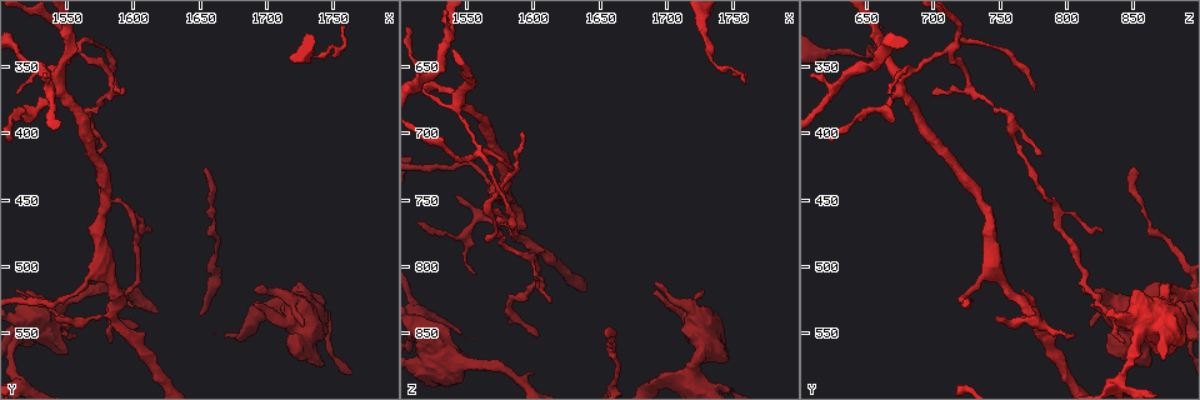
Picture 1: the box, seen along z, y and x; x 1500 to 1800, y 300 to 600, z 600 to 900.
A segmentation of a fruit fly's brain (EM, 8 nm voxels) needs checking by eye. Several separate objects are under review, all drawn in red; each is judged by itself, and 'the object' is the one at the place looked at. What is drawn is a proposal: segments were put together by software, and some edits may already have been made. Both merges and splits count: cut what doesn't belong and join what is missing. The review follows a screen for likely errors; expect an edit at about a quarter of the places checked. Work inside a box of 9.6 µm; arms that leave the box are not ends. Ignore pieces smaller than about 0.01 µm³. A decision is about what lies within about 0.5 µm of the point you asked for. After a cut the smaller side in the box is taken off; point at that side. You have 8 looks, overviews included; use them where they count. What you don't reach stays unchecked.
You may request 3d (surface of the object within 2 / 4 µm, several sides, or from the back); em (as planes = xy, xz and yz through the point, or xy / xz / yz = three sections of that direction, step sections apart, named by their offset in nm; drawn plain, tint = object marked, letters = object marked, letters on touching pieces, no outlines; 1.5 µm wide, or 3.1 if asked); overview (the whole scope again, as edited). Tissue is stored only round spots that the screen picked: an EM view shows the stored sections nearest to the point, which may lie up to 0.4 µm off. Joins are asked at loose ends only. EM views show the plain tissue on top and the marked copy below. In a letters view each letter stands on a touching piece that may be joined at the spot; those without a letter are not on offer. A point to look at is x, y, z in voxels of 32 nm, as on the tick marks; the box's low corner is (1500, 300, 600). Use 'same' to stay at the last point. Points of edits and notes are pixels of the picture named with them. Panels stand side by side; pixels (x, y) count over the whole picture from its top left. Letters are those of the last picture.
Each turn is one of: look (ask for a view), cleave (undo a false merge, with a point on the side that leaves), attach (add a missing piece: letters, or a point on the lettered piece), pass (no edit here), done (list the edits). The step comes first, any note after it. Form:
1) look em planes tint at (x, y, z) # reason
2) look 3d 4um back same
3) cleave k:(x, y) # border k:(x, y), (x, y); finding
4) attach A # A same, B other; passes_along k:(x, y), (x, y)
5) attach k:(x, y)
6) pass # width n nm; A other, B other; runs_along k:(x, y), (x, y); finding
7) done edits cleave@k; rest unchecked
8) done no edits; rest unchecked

look 3d 4um at (1744, 570, 862) # free end

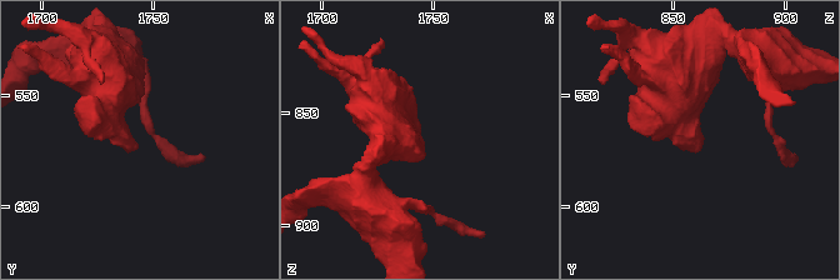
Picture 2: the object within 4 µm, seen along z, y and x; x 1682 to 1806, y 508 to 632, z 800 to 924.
look em planes letters at (1743, 573, 862)

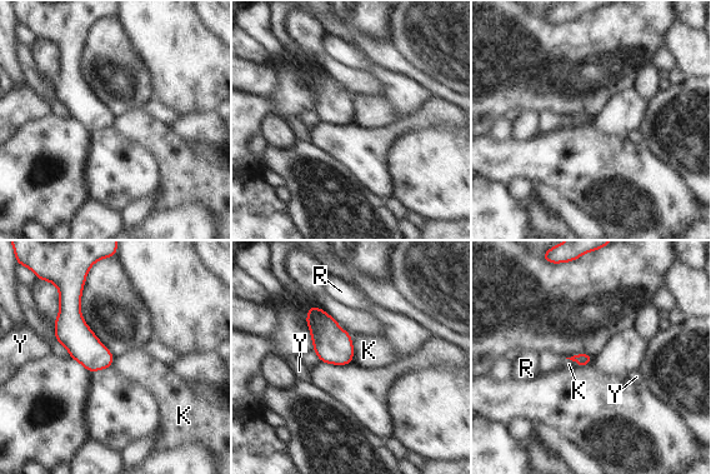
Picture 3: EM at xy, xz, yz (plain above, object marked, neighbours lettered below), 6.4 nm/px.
pass # K other, R other, Y other; border 3:(350, 335), (353, 362); no lettered piece goes on from it

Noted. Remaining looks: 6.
look em planes letters at (1656, 426, 852) # long arm stops here

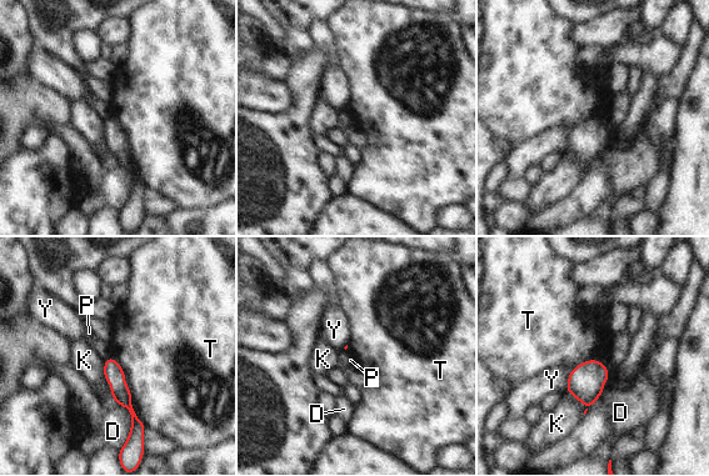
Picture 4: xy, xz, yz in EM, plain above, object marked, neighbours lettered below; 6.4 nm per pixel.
pass # D other, K other, P other, T other, Y other; runs_along 4:(109, 361), (119, 390), (139, 427); no lettered piece goes on from it

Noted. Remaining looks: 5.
look em xy step 8 tint at (1560, 340, 710) # four-way junction

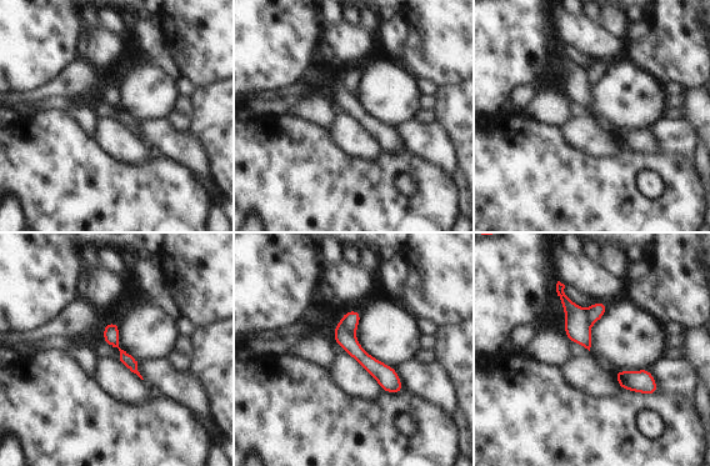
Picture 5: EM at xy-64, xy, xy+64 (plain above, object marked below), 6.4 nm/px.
look em yz step 8 tint same # cut it another way

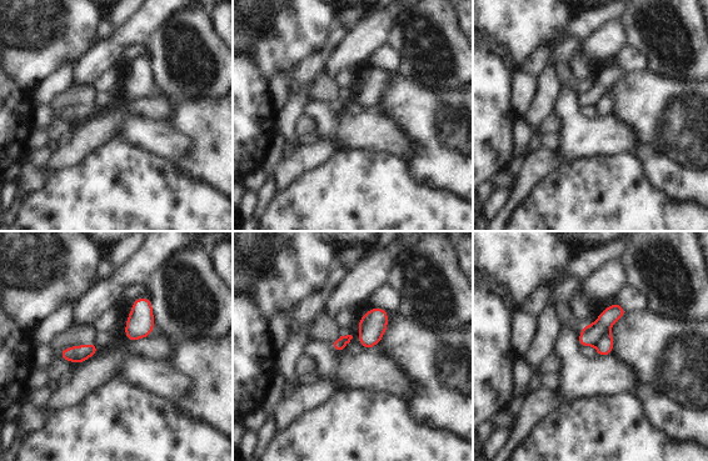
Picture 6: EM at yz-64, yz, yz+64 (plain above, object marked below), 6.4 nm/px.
look em yz step 8 letters same

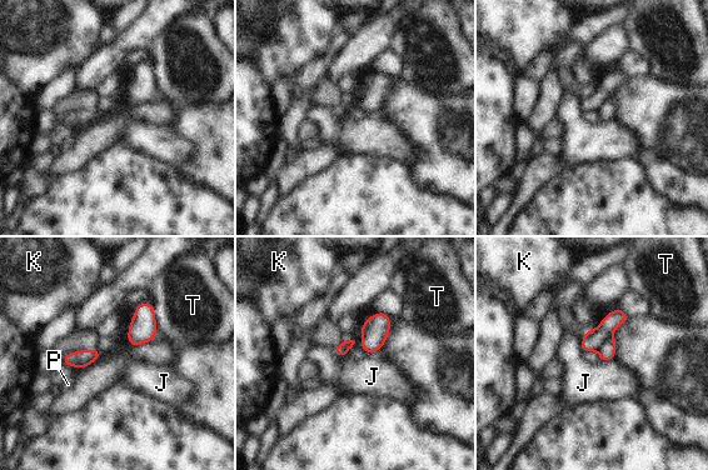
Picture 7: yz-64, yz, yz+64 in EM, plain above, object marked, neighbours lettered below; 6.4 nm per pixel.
cleave 7:(607, 353) # J other, K other, P other, T other; border 7:(611, 334), (598, 350); two neurons meet here

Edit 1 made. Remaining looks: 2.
done edits cleave@7; rest unchecked

